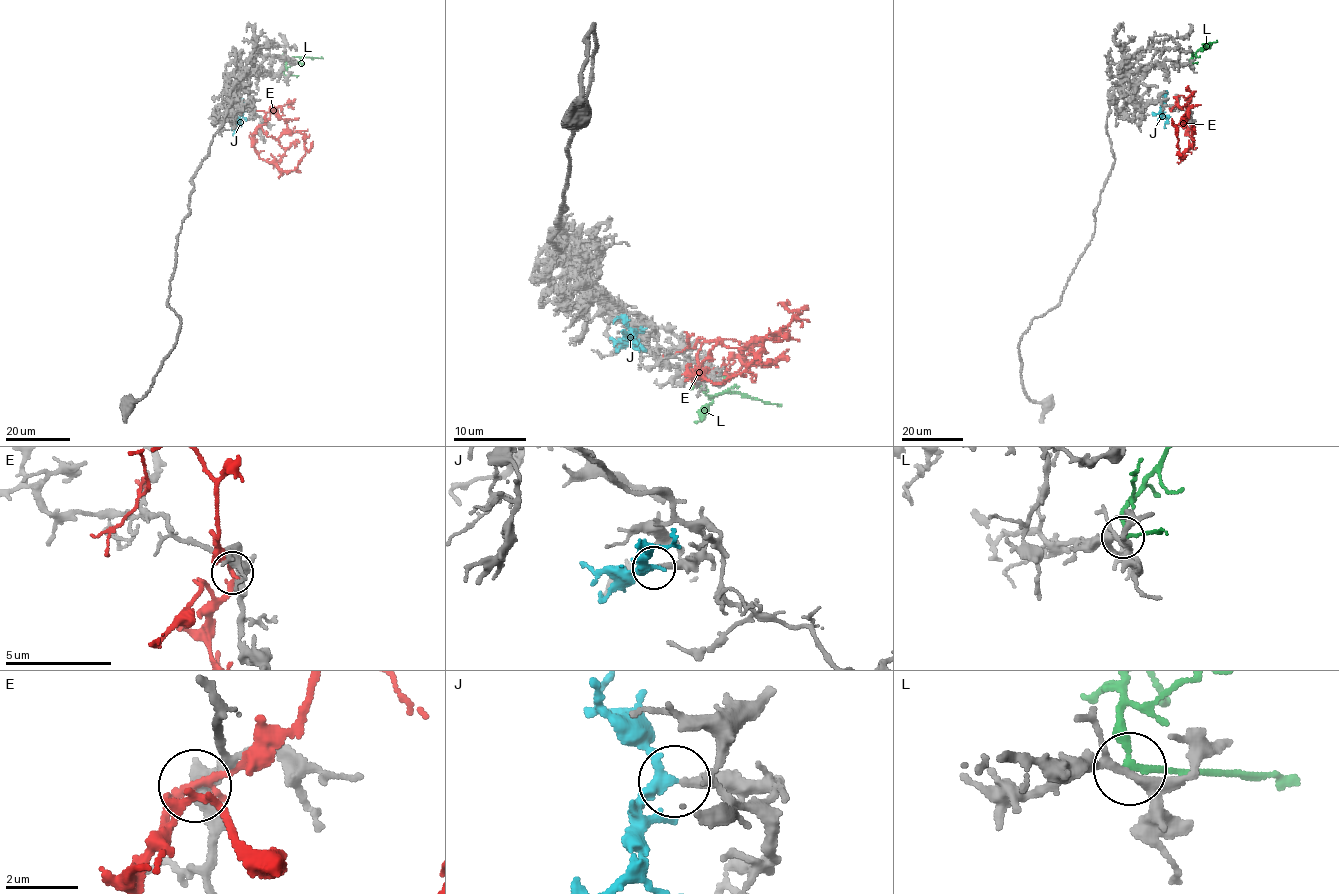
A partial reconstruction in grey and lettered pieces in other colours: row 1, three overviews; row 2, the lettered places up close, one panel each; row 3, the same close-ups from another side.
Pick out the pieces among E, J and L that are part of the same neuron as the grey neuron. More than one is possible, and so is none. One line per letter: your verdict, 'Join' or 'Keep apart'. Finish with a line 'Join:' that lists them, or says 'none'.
E: Keep apart
J: Join
L: Keep apart
Join: J

